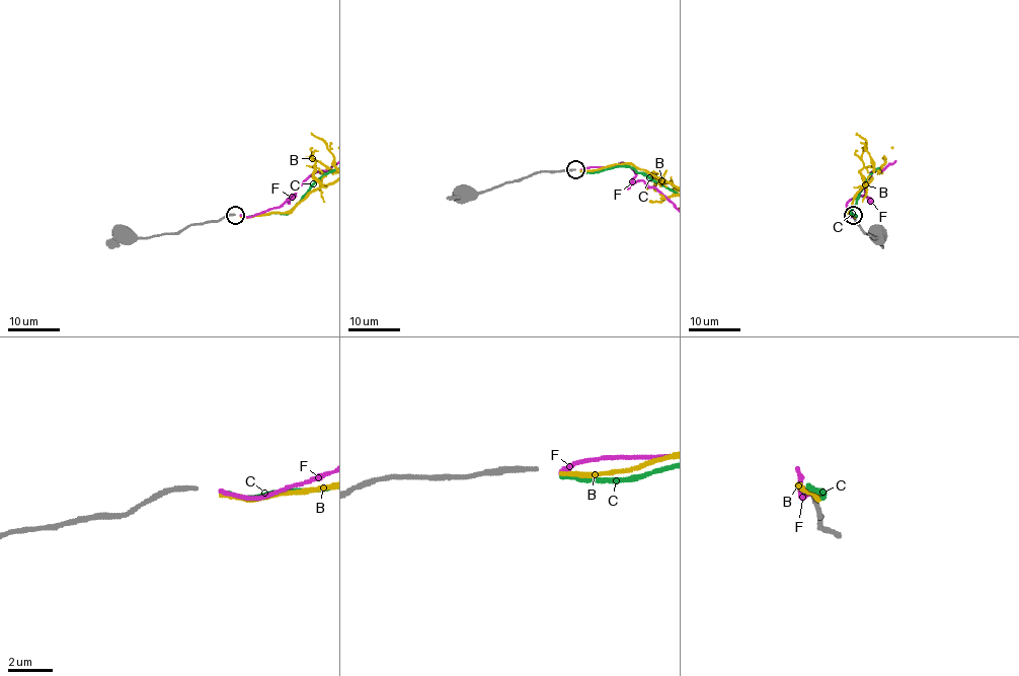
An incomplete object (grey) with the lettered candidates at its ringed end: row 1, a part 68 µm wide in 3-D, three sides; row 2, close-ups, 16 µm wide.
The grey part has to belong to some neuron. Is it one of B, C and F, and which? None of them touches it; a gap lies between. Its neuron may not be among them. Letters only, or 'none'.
B

